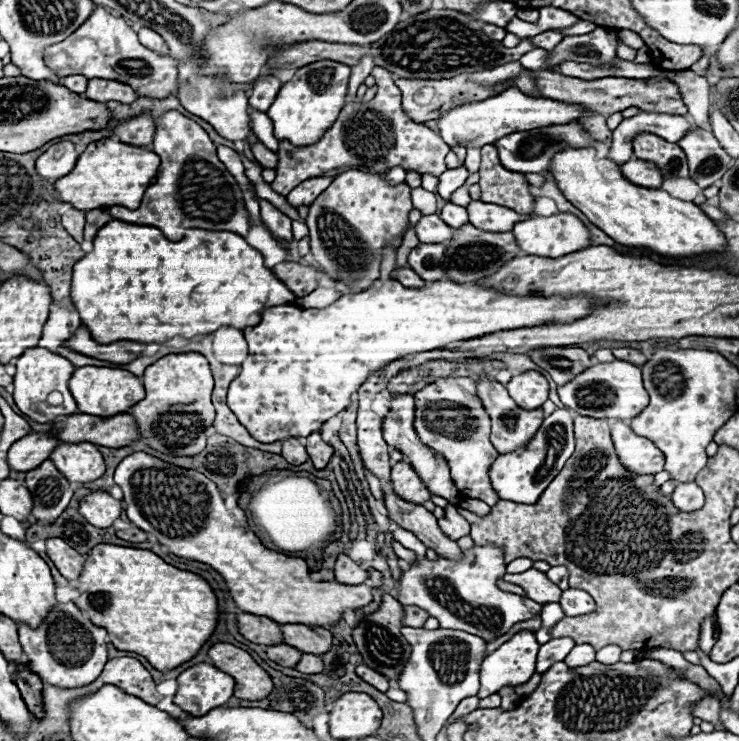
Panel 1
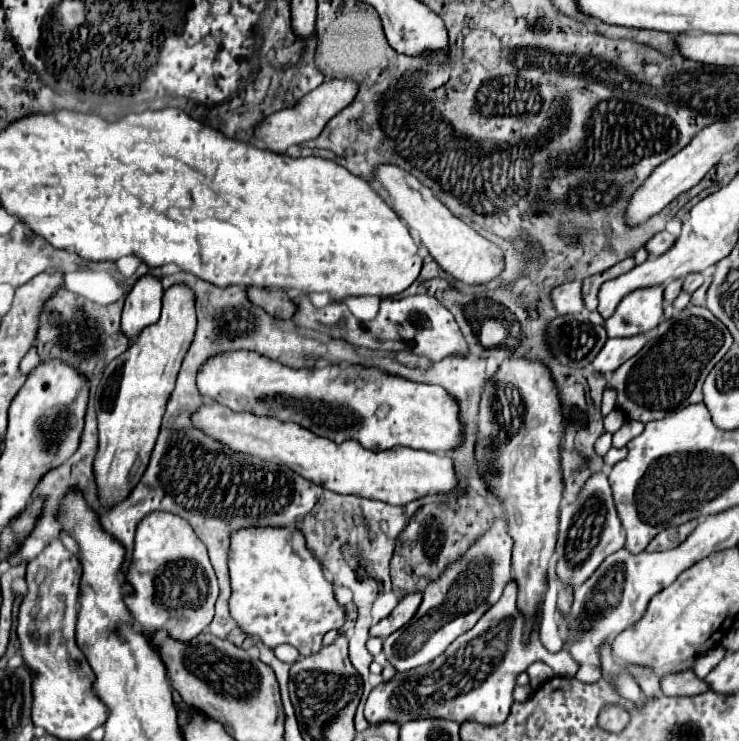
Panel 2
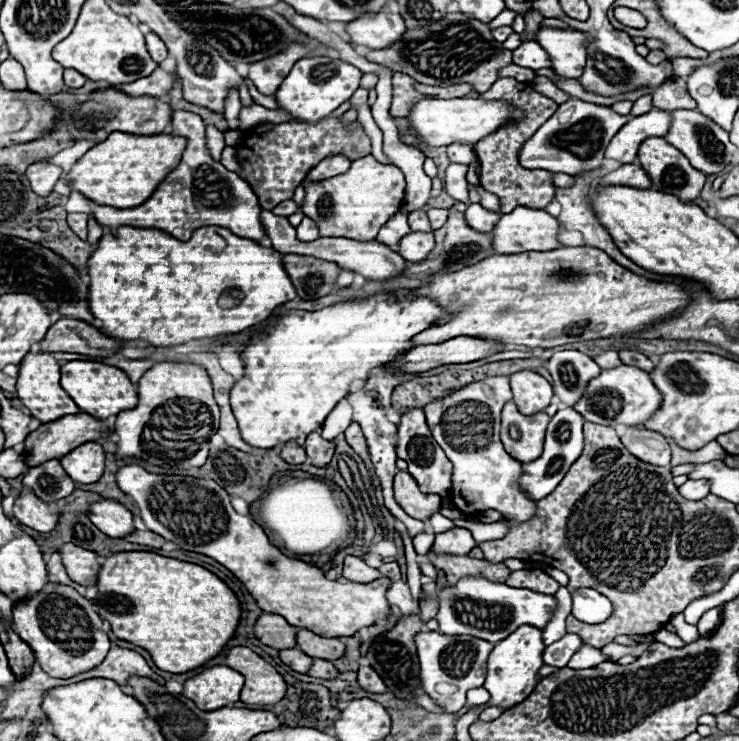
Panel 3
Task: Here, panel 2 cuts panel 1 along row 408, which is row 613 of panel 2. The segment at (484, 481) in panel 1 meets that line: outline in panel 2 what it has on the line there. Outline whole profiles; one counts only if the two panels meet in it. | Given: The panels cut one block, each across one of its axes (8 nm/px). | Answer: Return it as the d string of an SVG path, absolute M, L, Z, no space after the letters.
M498 518L492 524L492 528L486 530L462 556L452 560L436 580L430 580L430 584L424 590L422 604L420 604L418 612L414 614L414 618L384 640L384 654L392 662L392 666L398 672L406 672L406 670L424 666L426 662L432 662L436 656L440 656L460 634L468 632L478 622L478 618L492 604L498 602L498 598L502 596L504 586L510 582L510 556L512 556L512 540L506 532L504 520Z

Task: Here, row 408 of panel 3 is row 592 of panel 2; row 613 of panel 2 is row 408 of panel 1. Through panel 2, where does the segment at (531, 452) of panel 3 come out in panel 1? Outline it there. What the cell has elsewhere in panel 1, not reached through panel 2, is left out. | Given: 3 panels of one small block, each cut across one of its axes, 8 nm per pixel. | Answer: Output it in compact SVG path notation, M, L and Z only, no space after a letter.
M478 376L478 398L482 400L484 408L490 414L490 420L492 420L490 440L498 452L514 452L518 448L524 448L530 442L530 438L534 438L534 432L538 432L538 428L542 426L544 414L540 408L538 410L518 408L516 402L508 396L506 388L488 376Z

